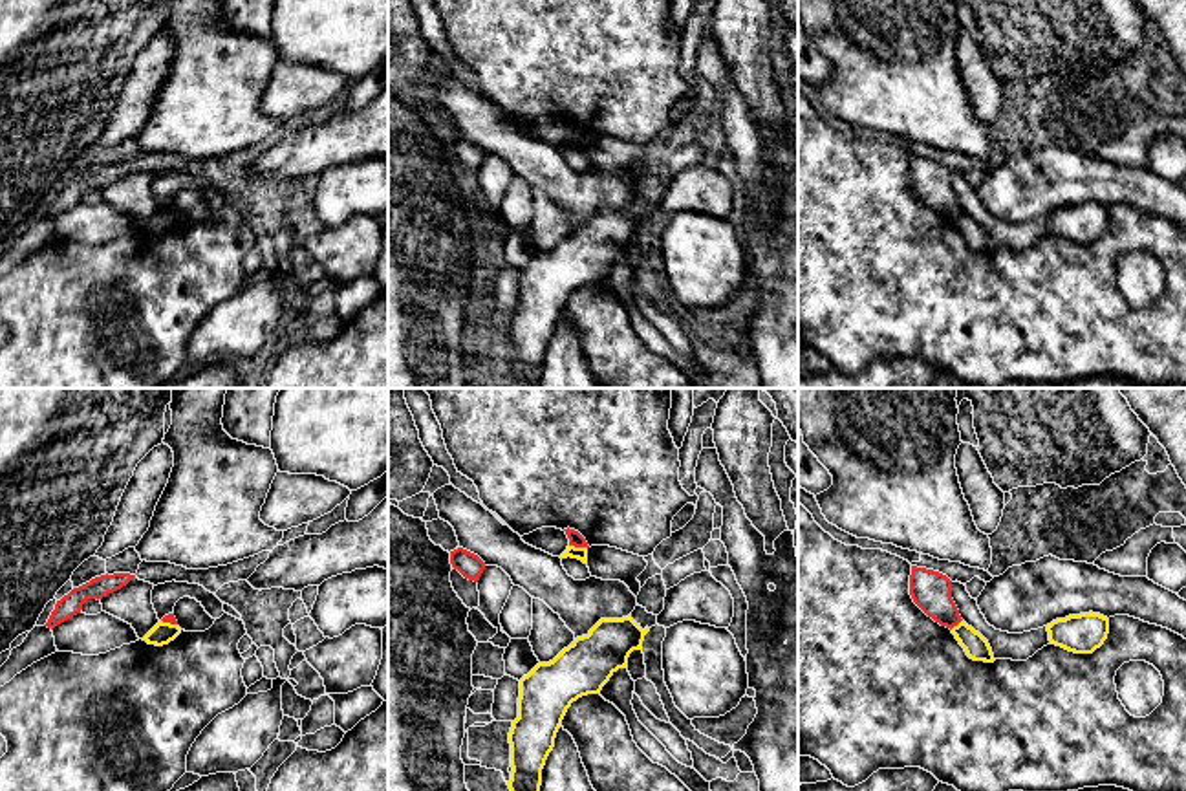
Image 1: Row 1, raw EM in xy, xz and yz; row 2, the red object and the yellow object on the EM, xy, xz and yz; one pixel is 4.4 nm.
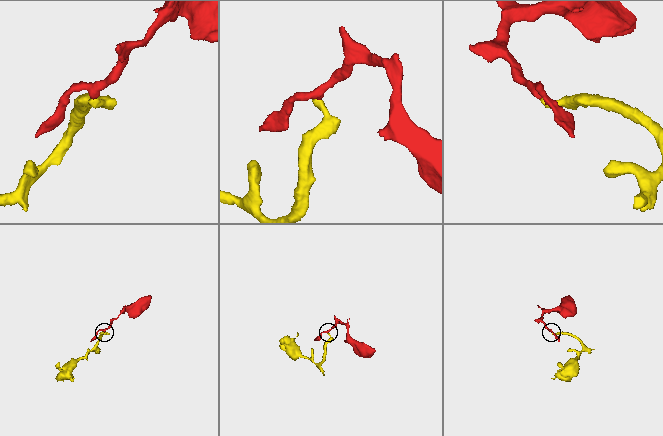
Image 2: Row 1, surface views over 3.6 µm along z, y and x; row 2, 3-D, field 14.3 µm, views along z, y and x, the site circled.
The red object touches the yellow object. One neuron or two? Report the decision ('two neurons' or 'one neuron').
two neurons

